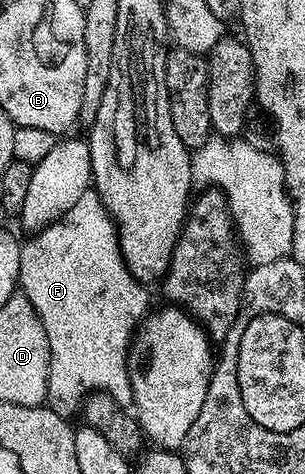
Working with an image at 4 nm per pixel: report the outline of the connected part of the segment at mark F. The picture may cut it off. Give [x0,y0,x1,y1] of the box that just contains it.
[19,191,150,418]

